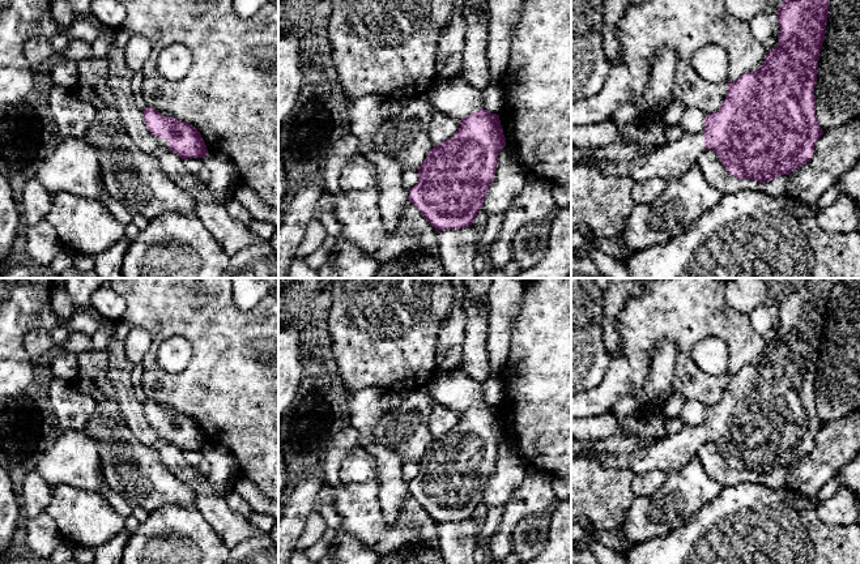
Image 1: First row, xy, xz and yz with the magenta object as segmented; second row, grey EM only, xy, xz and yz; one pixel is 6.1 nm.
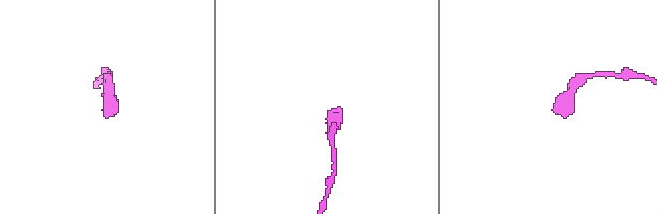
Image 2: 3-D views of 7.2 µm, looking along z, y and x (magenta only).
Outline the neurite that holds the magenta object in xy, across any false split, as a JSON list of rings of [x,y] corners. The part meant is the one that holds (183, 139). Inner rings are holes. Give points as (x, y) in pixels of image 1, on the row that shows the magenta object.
[[[152,107],[142,111],[142,118],[159,146],[174,151],[182,159],[204,158],[208,154],[200,132],[192,124],[174,116],[166,118]]]

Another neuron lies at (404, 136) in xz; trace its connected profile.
[[[416,98],[405,102],[404,108],[391,115],[375,132],[374,145],[378,150],[393,157],[404,170],[418,168],[435,146],[429,136],[431,119],[437,110],[430,102]]]

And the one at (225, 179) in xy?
[[[209,153],[204,157],[205,166],[210,172],[207,184],[214,198],[226,204],[234,197],[237,188],[242,184],[242,178],[229,157]]]

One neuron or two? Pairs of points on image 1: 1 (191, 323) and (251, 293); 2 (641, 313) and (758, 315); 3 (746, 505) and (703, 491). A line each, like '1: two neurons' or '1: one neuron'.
1: two neurons
2: two neurons
3: two neurons

